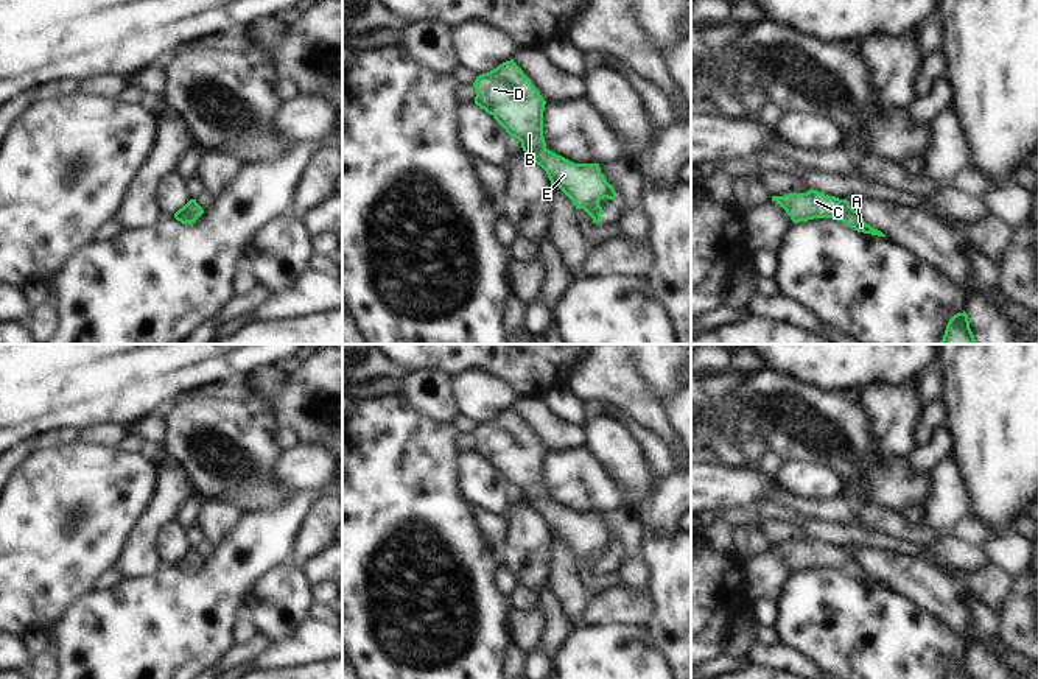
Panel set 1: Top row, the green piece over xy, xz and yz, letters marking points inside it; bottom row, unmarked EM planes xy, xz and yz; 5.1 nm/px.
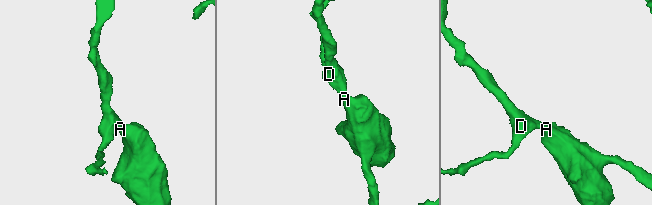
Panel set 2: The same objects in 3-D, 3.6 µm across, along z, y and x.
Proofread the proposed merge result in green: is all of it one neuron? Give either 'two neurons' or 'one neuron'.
one neuron

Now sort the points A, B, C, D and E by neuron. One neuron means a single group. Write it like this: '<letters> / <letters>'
A B C D E

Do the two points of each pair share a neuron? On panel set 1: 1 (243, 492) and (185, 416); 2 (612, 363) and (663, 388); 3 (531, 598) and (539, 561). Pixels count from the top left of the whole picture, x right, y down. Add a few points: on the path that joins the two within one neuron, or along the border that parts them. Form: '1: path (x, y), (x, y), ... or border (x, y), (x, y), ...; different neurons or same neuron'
1: path (220, 478), (198, 467), (185, 449), (185, 439); same neuron
2: border (634, 360), (635, 371), (649, 396), (662, 408); different neurons
3: border (517, 584), (537, 594); different neurons

